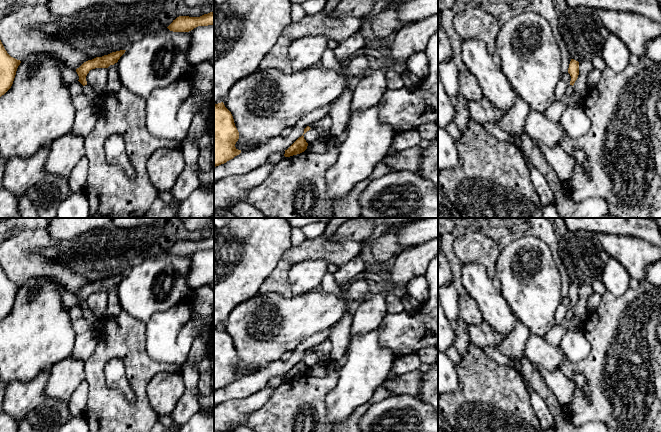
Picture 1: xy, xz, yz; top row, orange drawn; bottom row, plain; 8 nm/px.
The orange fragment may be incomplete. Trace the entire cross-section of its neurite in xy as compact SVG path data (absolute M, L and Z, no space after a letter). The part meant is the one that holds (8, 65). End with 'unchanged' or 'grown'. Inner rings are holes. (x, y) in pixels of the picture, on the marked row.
M0 40L0 97L11 88L20 63L7 53Z; unchanged

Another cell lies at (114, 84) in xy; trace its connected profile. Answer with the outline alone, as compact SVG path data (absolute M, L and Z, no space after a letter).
M116 64L108 67L107 93L116 94L122 87Z

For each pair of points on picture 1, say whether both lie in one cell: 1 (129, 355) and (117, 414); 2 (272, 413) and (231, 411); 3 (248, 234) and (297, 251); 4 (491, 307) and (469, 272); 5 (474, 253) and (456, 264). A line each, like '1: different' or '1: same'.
1: same
2: different
3: different
4: same
5: different

